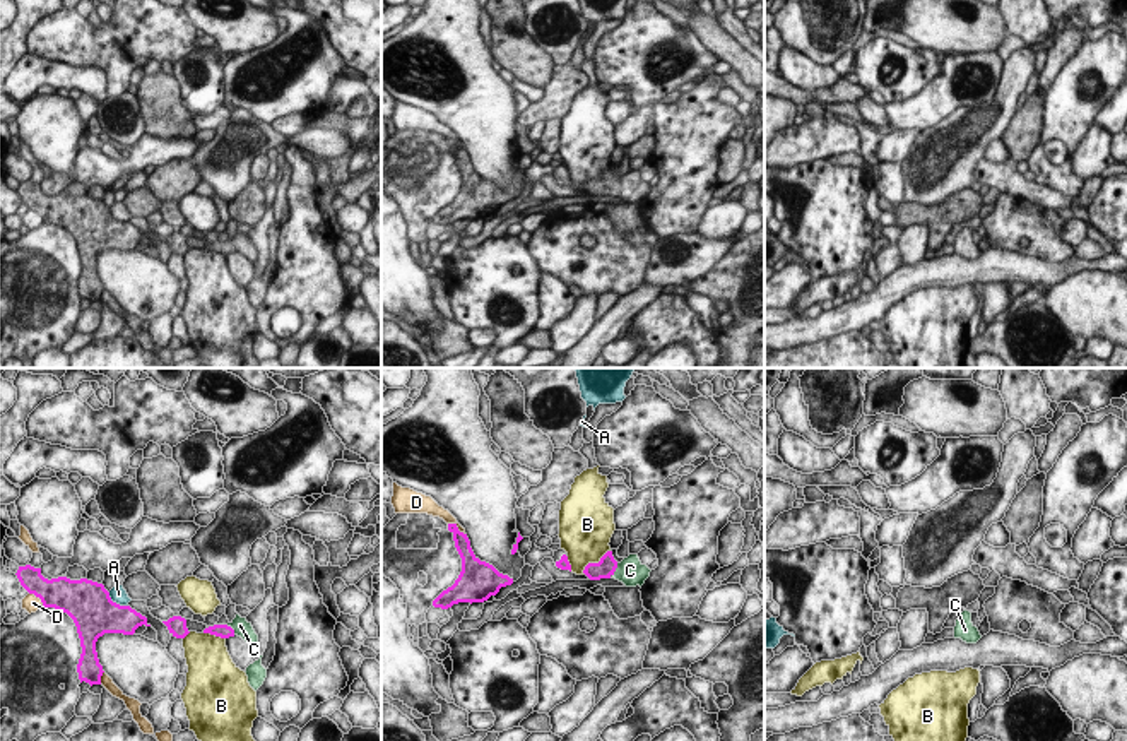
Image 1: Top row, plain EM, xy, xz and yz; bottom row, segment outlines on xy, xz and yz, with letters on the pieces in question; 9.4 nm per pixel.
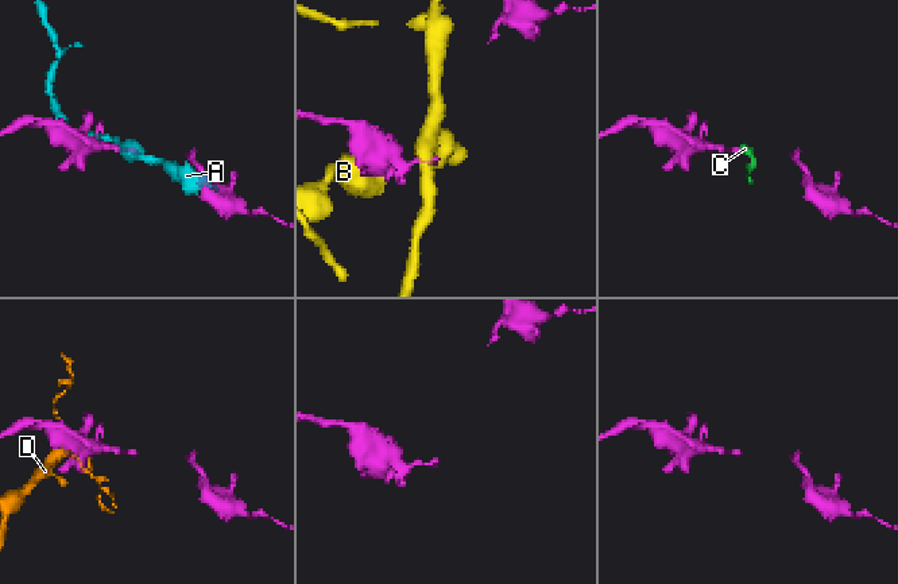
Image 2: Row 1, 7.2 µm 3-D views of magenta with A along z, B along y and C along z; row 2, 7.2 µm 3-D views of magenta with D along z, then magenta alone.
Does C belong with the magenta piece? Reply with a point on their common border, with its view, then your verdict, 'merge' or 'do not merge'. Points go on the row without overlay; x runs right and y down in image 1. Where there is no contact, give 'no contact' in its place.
meets magenta in xy at (231, 245); merge

